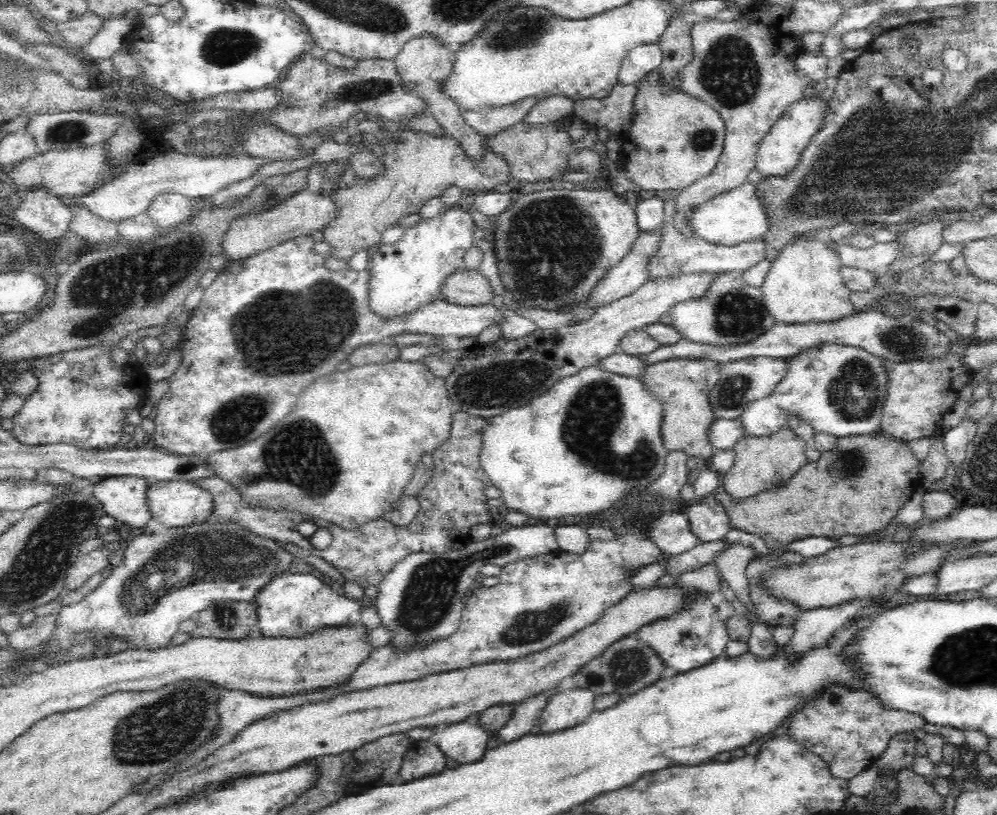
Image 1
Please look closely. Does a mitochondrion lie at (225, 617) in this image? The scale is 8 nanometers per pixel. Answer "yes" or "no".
yes

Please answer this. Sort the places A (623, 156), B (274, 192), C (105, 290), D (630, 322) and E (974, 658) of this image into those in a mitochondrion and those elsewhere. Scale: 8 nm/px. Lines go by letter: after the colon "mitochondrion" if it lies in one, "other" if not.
A: other
B: mitochondrion
C: mitochondrion
D: other
E: mitochondrion

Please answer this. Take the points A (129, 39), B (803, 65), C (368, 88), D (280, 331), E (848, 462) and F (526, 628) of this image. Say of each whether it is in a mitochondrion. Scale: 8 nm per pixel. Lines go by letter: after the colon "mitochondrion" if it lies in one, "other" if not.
A: other
B: other
C: mitochondrion
D: mitochondrion
E: mitochondrion
F: mitochondrion

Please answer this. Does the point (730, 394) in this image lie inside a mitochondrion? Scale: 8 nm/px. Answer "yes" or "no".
yes

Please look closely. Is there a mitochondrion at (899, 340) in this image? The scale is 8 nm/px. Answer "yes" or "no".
yes

